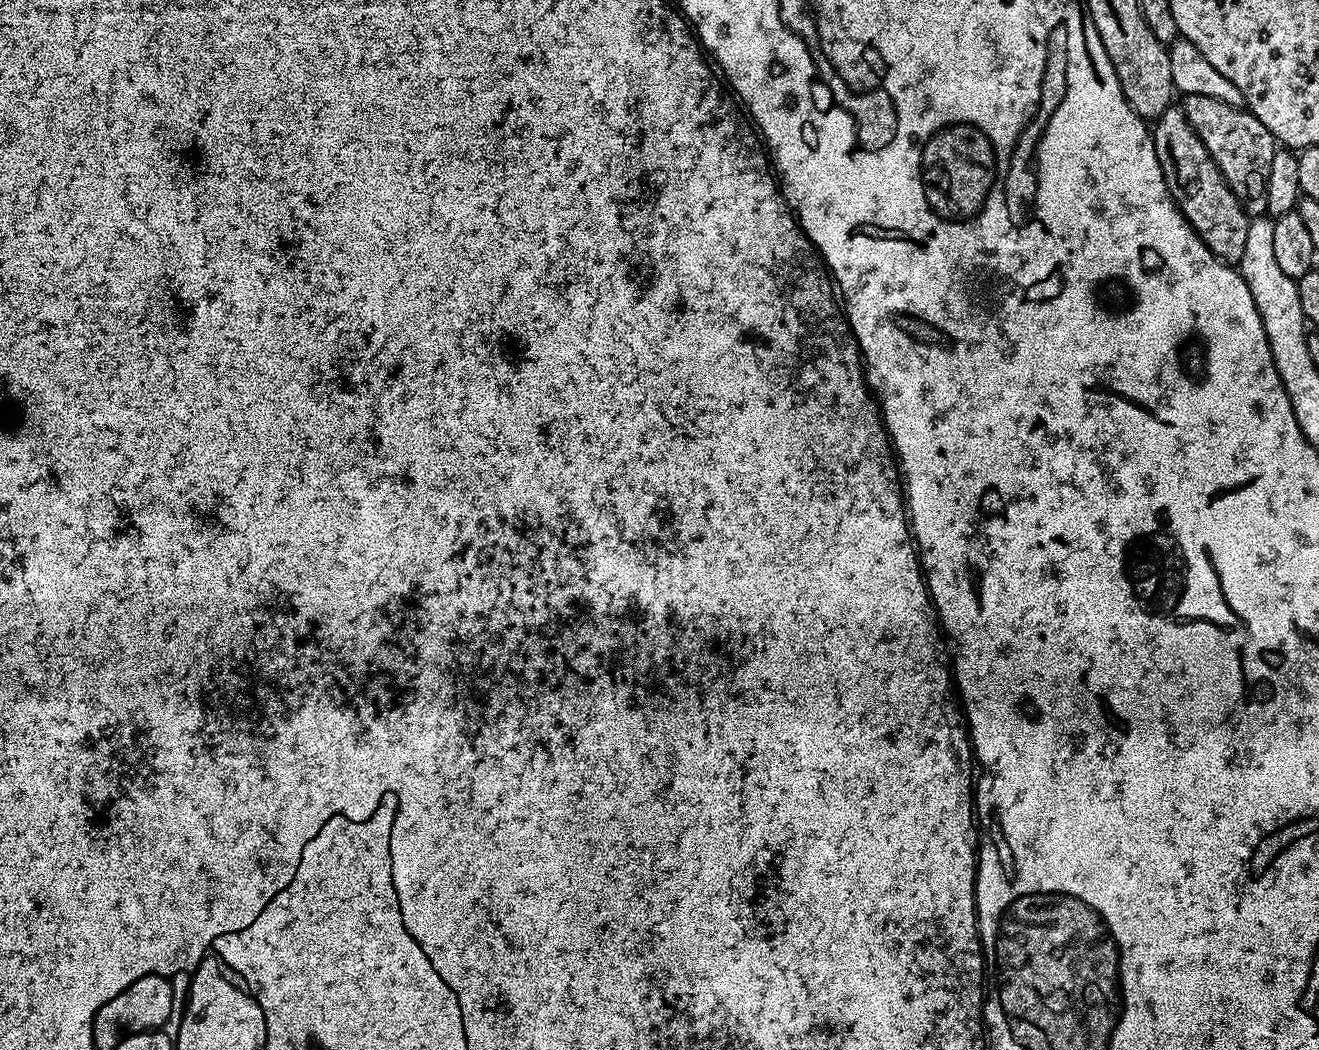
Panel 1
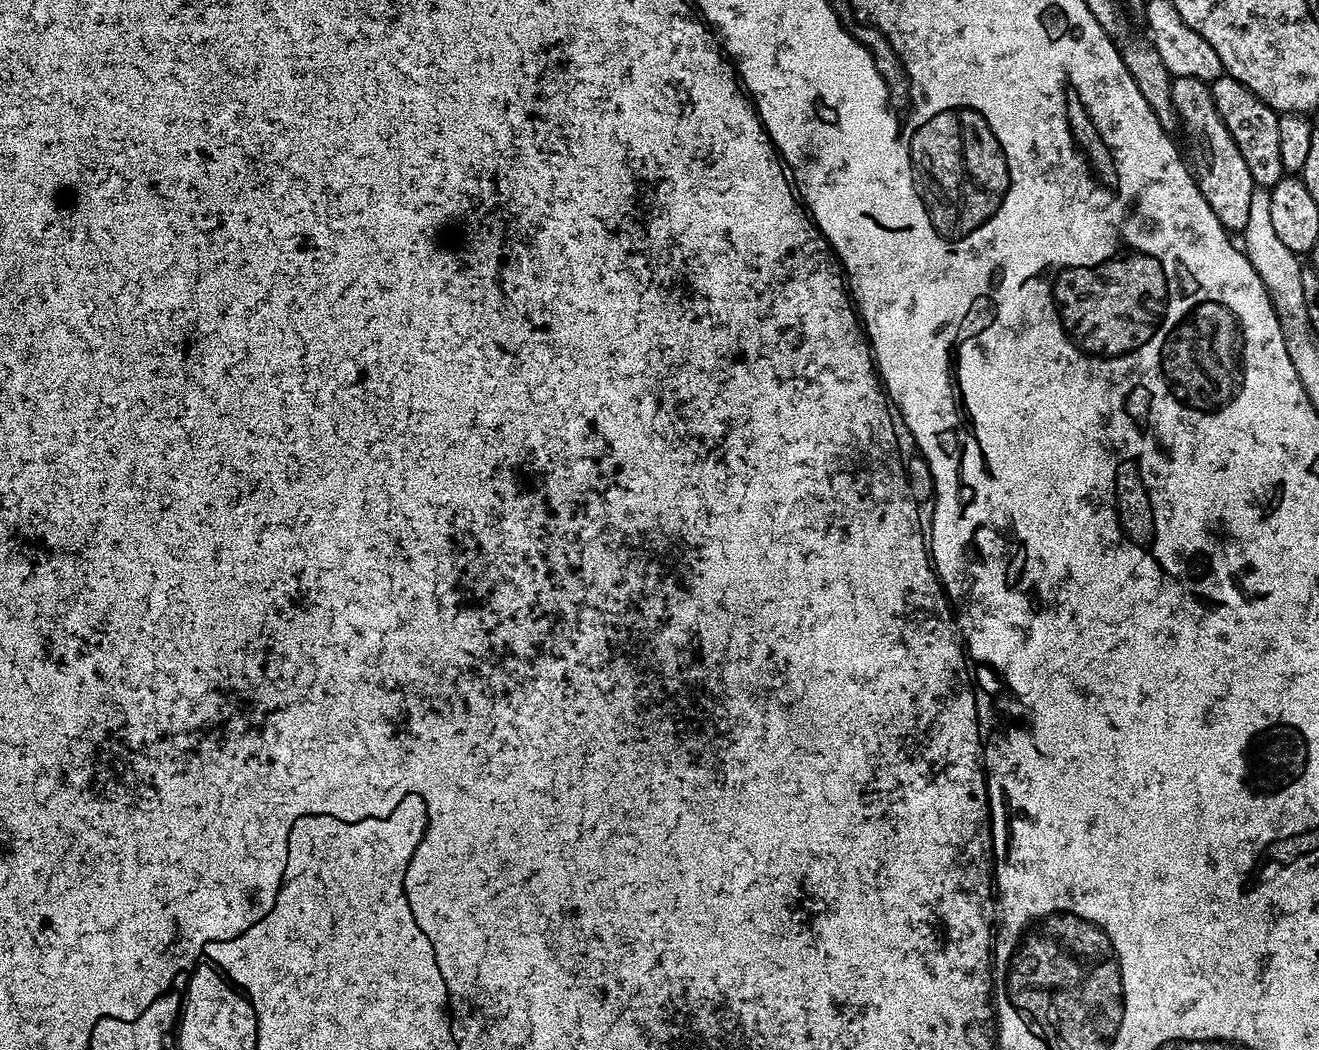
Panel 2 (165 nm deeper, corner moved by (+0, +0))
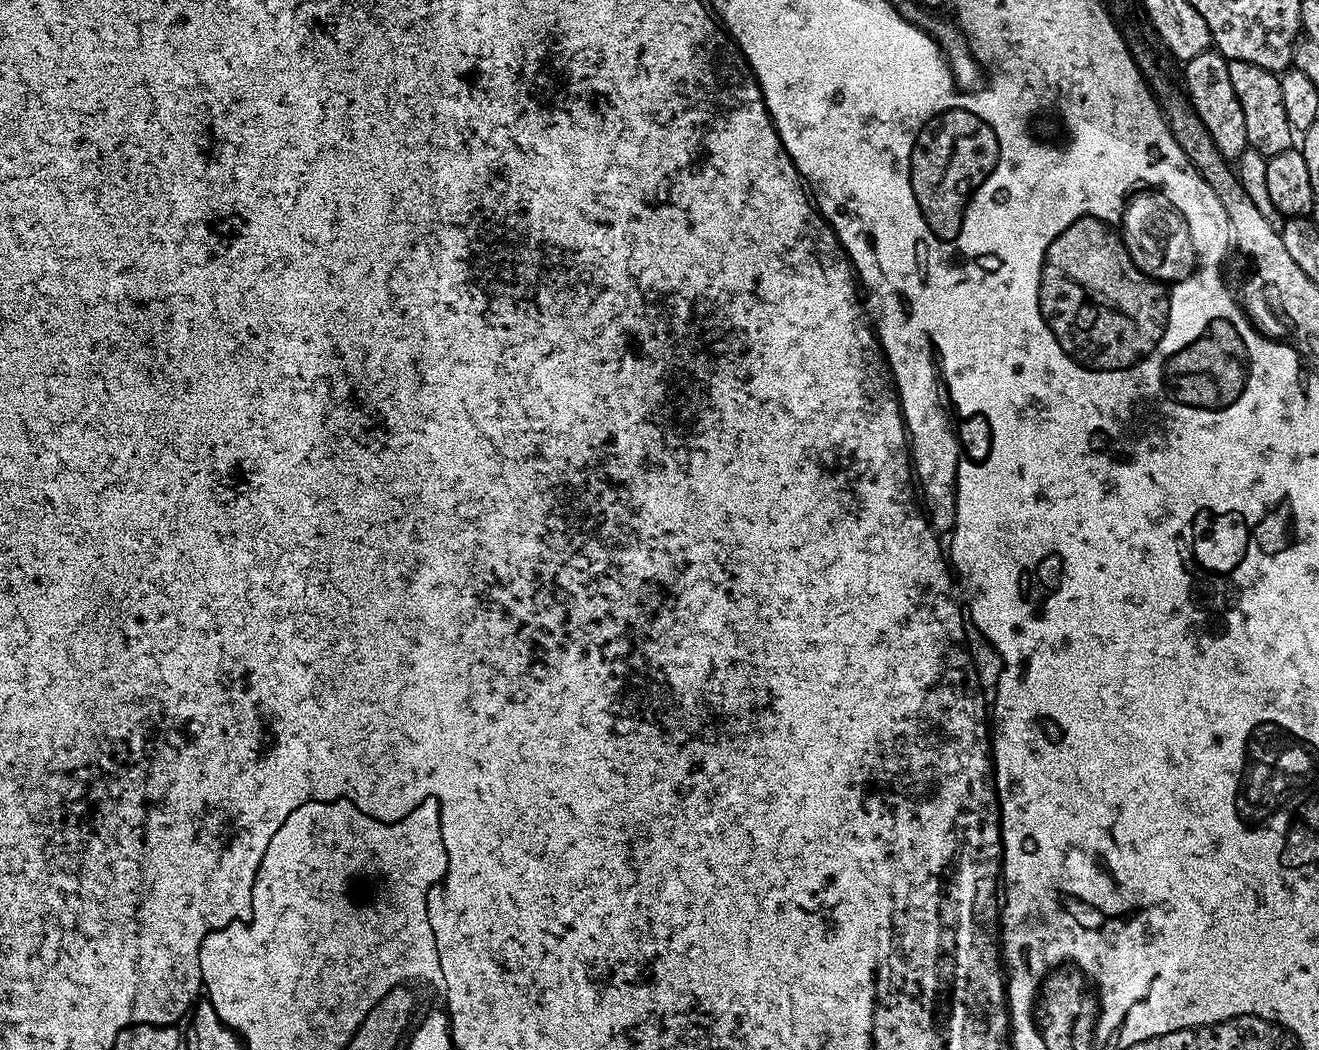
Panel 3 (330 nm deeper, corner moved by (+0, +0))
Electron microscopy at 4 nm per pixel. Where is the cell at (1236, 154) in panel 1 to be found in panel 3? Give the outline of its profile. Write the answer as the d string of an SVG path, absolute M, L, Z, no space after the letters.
M1229 60L1228 69L1234 94L1238 94L1238 102L1242 102L1242 115L1246 117L1248 147L1261 152L1266 158L1282 154L1286 149L1293 147L1294 133L1290 118L1286 118L1286 106L1282 104L1280 76L1270 70L1262 70L1262 66L1254 66L1254 62Z

